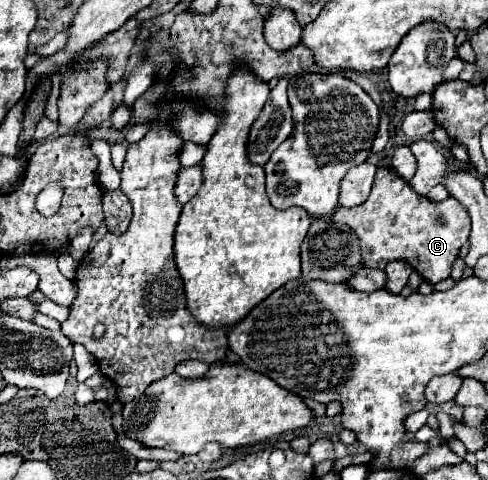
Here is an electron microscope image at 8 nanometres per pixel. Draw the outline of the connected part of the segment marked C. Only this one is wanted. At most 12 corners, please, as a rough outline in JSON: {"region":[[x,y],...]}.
{"region":[[389,167],[333,221],[365,267],[405,259],[429,283],[451,275],[471,219],[455,197],[419,197]]}

